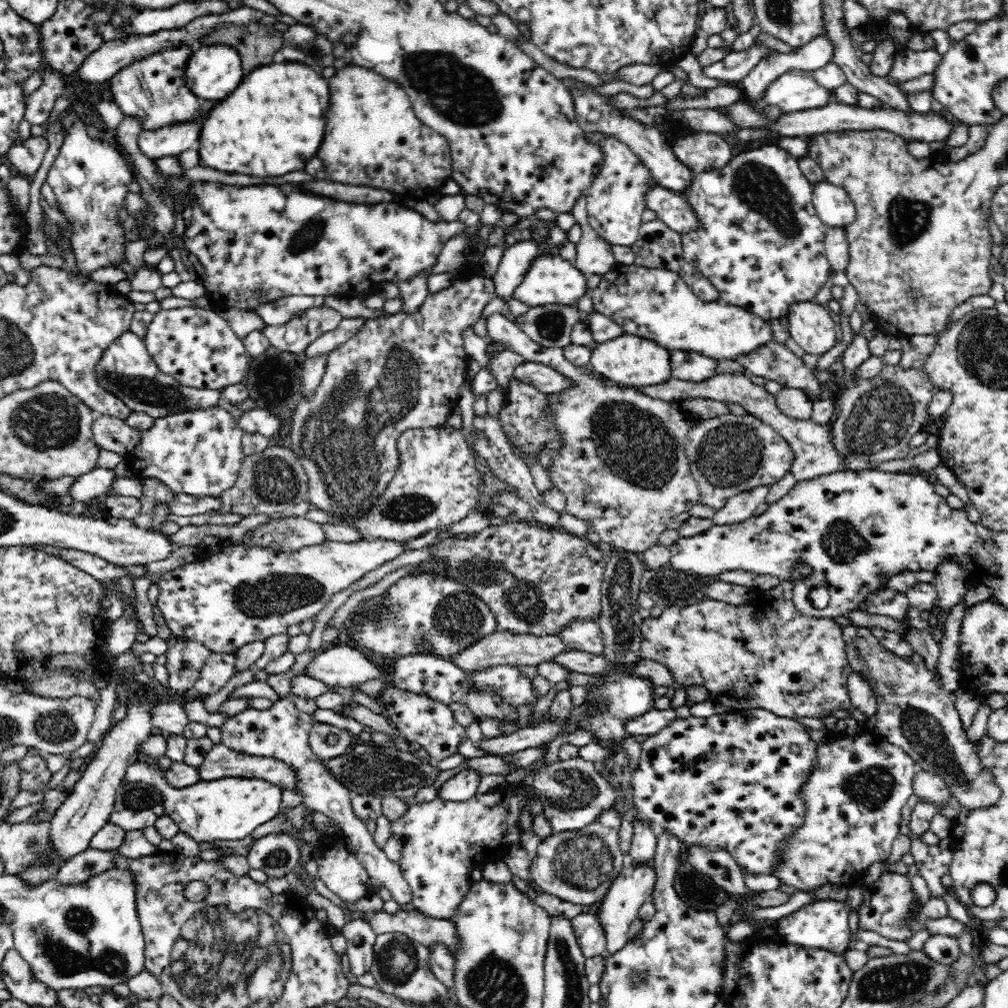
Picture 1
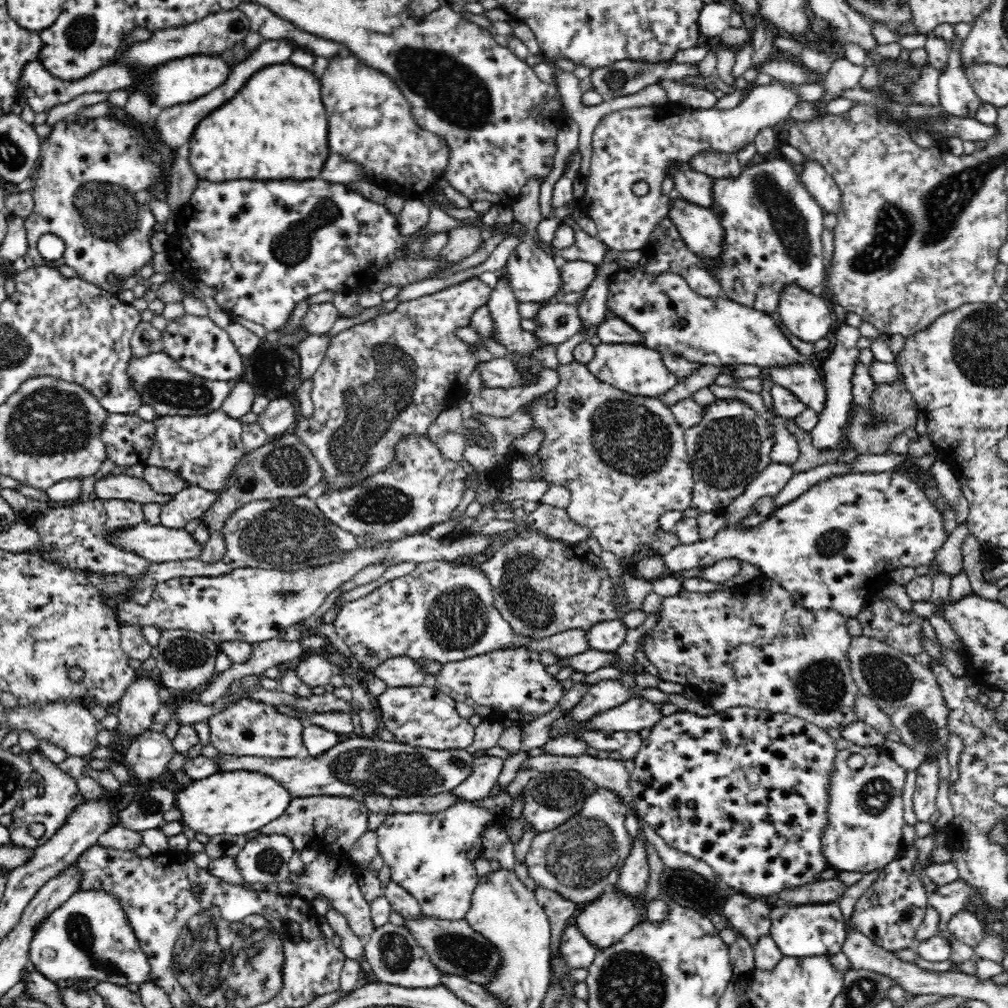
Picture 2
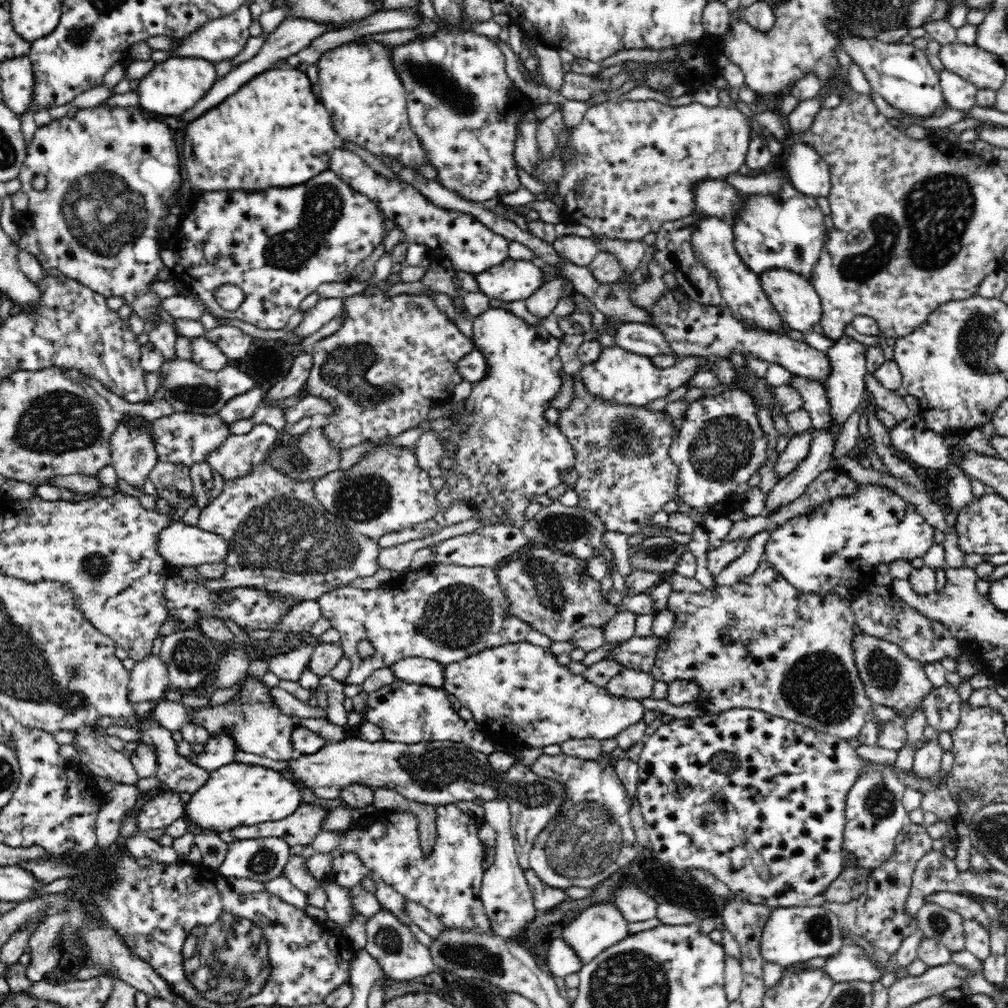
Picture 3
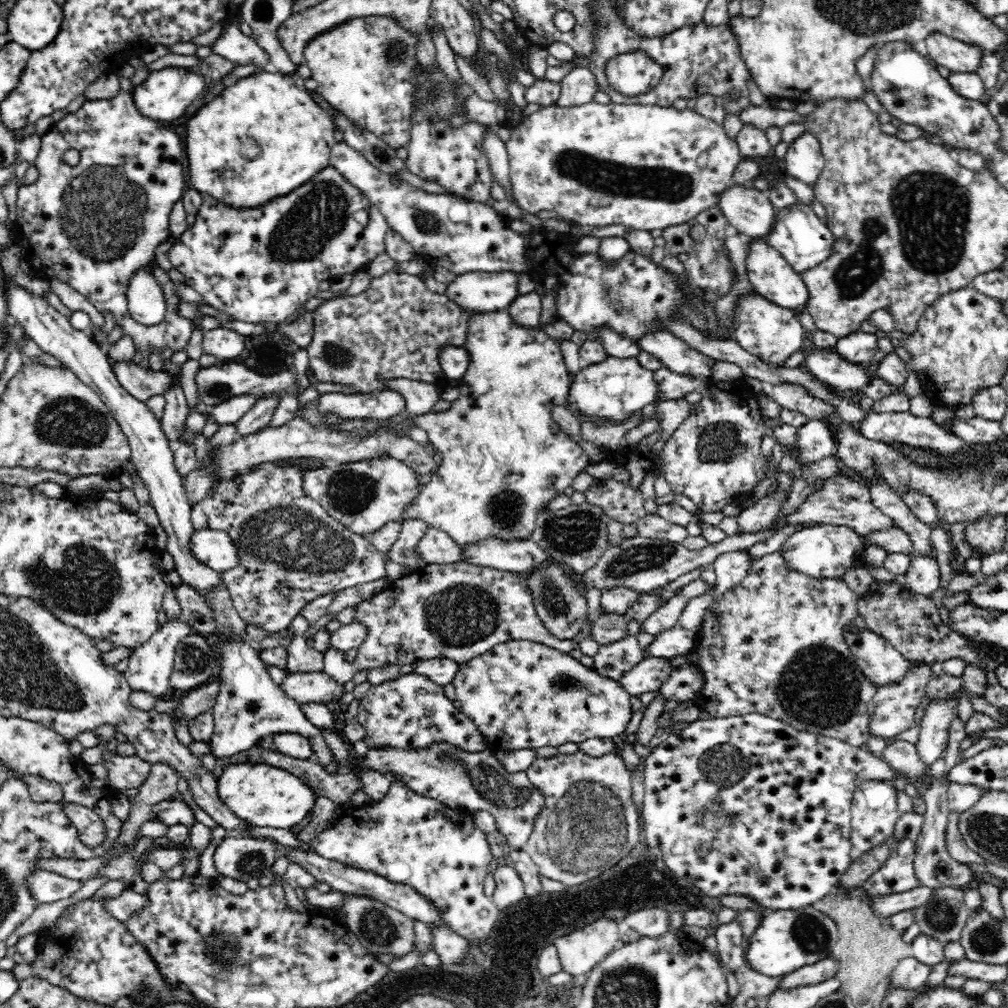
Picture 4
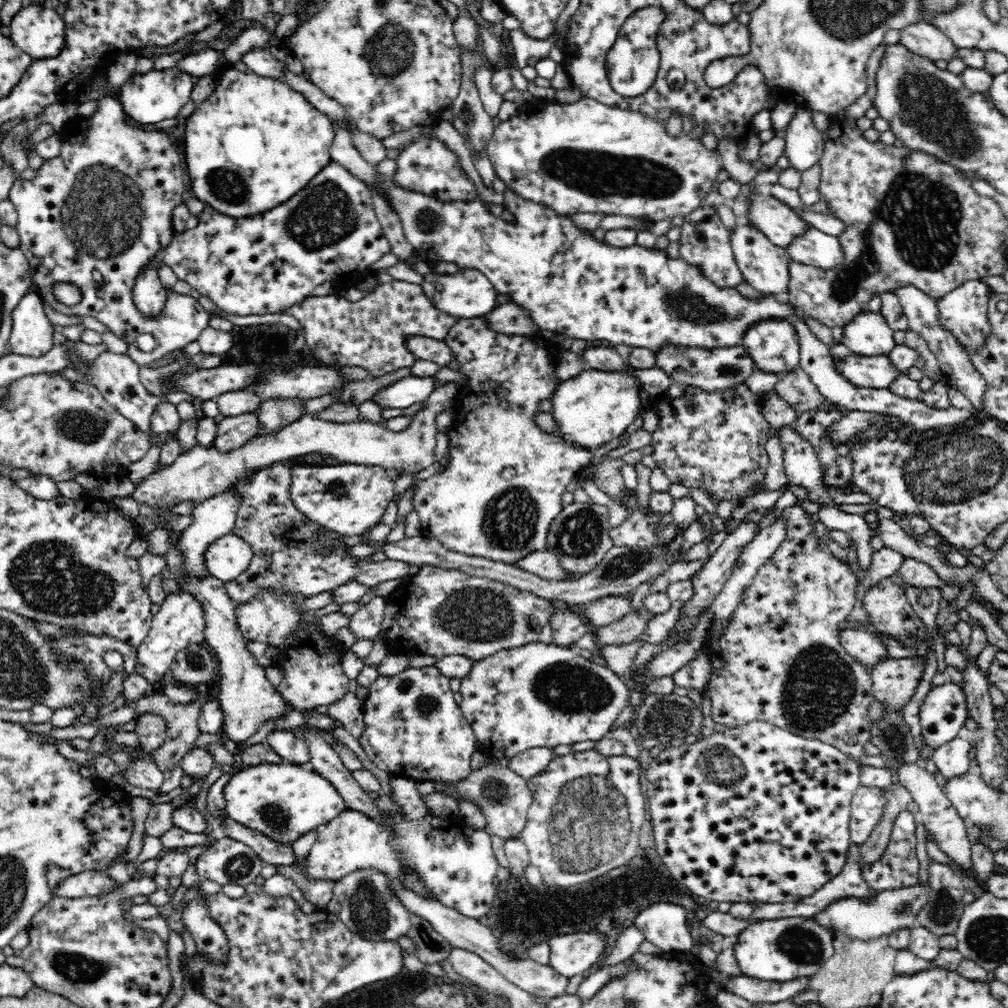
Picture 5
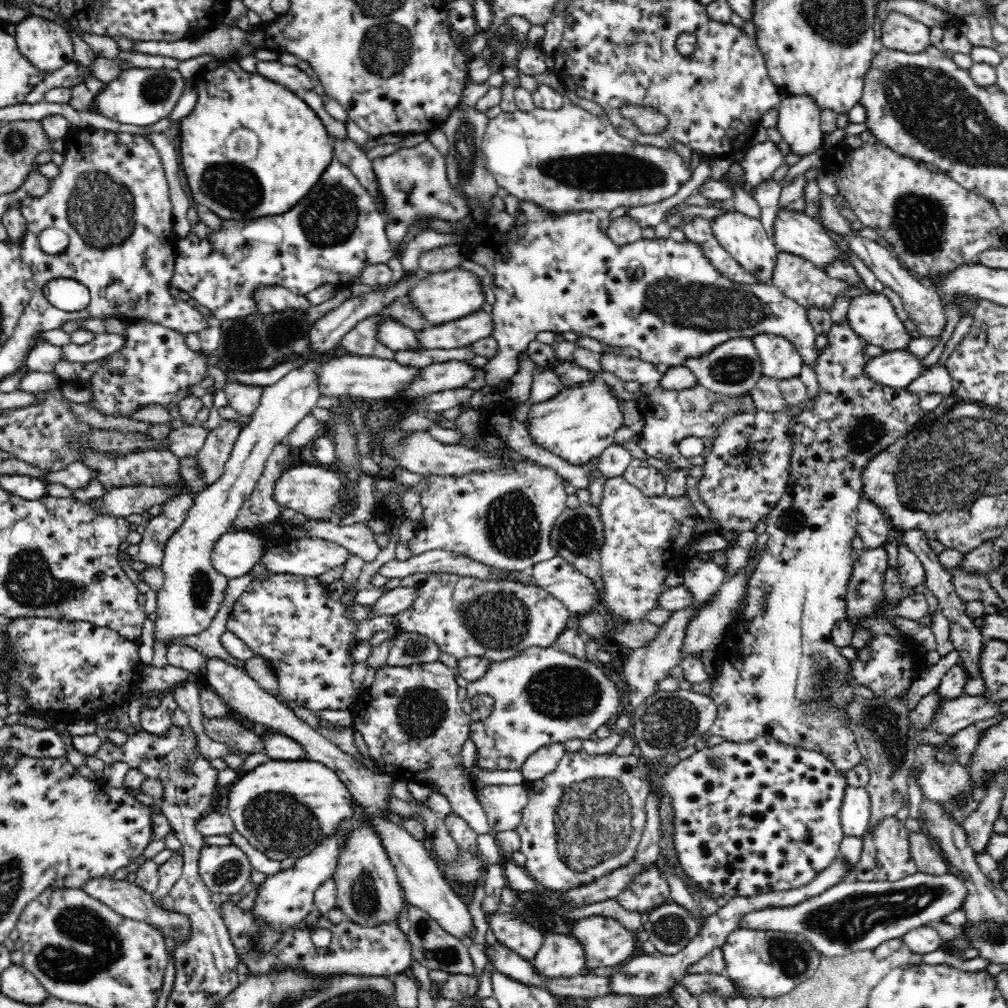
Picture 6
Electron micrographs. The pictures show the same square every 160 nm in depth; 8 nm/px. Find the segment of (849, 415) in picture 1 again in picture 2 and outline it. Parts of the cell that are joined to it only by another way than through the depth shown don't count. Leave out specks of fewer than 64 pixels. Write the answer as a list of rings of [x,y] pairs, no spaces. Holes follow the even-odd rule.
[[[902,378],[890,384],[879,384],[873,392],[873,412],[864,413],[862,407],[854,406],[847,424],[844,441],[846,446],[854,448],[862,454],[882,454],[889,449],[890,440],[896,434],[904,432],[908,426],[914,427],[917,406],[910,391],[906,389]]]

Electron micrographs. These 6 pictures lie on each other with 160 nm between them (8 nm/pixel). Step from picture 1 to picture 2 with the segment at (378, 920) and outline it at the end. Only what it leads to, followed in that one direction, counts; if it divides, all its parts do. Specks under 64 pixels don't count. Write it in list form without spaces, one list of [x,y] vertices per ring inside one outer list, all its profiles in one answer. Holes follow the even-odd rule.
[[[424,915],[418,920],[407,920],[405,926],[429,954],[440,974],[464,977],[470,982],[484,986],[495,979],[502,964],[499,948],[496,948],[483,934],[476,932],[465,918],[442,920]]]

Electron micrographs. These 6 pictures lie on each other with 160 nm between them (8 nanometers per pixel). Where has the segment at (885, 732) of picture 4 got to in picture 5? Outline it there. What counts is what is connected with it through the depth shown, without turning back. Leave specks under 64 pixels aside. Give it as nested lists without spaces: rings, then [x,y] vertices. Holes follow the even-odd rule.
[[[908,657],[882,658],[874,667],[864,666],[872,680],[873,698],[884,702],[889,710],[900,710],[910,696],[914,696],[923,669],[917,666],[917,662]]]

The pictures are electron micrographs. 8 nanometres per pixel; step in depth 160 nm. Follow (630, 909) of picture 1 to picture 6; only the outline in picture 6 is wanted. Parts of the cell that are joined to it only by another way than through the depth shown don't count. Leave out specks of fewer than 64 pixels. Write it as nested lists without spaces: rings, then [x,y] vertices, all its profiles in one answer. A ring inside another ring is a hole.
[[[566,934],[543,935],[542,946],[531,959],[536,973],[546,978],[570,978],[586,974],[586,955],[582,945]]]

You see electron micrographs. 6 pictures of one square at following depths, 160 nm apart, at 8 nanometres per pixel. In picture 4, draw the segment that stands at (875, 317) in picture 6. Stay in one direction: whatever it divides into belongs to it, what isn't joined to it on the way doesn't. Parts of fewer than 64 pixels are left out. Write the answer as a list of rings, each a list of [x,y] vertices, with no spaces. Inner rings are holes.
[[[858,330],[838,339],[835,348],[842,358],[854,364],[865,364],[869,363],[877,353],[878,341],[877,334]]]

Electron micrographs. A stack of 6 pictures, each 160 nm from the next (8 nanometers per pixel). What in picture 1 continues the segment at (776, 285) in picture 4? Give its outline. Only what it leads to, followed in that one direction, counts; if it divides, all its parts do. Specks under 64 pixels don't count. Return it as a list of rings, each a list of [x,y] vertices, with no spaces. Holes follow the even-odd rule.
[[[800,300],[788,309],[786,320],[791,338],[810,354],[826,354],[839,341],[837,317],[816,301]]]

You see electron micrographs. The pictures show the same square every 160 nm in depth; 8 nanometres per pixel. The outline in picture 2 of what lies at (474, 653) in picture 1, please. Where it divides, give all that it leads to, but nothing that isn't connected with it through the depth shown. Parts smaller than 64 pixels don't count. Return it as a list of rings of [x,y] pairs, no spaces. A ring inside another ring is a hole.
[[[584,629],[565,630],[543,639],[535,639],[526,647],[538,653],[544,650],[554,652],[561,659],[576,656],[590,649],[587,631]]]

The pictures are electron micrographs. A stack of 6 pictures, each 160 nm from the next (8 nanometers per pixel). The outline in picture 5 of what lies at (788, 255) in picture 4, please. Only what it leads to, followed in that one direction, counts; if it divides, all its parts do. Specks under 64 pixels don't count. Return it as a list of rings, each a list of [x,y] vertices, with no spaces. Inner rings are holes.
[[[812,227],[798,237],[788,248],[791,260],[832,270],[843,263],[845,254],[839,237],[829,235]]]

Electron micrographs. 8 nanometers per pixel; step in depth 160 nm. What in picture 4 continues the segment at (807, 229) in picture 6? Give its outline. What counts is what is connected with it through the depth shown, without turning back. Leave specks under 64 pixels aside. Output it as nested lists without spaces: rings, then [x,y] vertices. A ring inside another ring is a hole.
[[[752,185],[731,186],[722,194],[718,206],[722,209],[727,221],[745,238],[766,238],[771,233],[779,213],[778,209],[772,205],[768,192],[759,191]]]

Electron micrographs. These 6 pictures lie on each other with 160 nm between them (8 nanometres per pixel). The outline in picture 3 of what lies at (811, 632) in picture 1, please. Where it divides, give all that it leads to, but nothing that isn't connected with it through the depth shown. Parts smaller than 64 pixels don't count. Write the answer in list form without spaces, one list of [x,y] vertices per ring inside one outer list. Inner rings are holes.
[[[763,559],[760,560],[760,565],[754,574],[748,576],[743,582],[738,582],[732,586],[719,586],[716,590],[704,589],[700,594],[672,592],[667,604],[668,609],[676,612],[678,616],[676,616],[673,629],[665,636],[667,641],[662,645],[663,649],[657,652],[658,660],[656,660],[651,671],[656,681],[667,684],[677,679],[683,679],[697,683],[701,688],[698,704],[705,711],[705,714],[711,715],[730,709],[752,708],[752,710],[764,710],[768,714],[797,722],[810,727],[812,730],[817,730],[819,733],[831,734],[847,741],[858,738],[868,719],[873,702],[867,697],[865,686],[855,666],[852,640],[855,635],[854,624],[856,621],[851,608],[852,601],[848,601],[834,591],[819,594],[800,591],[790,585],[766,559]]]

